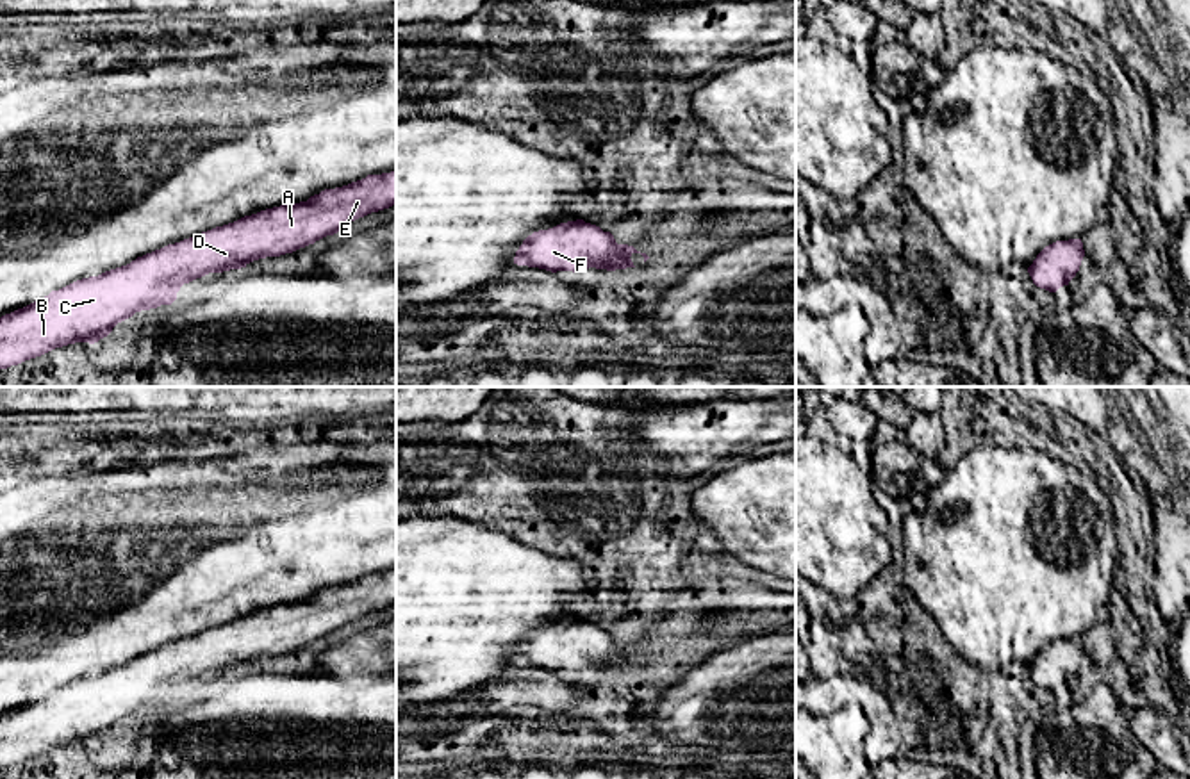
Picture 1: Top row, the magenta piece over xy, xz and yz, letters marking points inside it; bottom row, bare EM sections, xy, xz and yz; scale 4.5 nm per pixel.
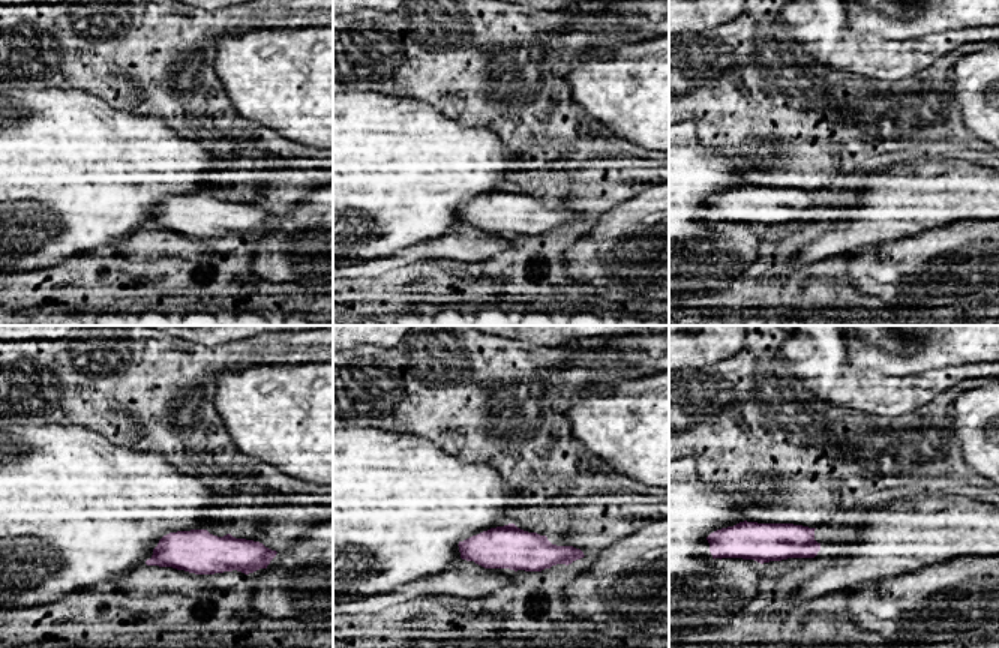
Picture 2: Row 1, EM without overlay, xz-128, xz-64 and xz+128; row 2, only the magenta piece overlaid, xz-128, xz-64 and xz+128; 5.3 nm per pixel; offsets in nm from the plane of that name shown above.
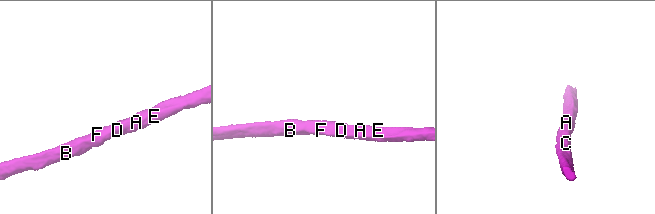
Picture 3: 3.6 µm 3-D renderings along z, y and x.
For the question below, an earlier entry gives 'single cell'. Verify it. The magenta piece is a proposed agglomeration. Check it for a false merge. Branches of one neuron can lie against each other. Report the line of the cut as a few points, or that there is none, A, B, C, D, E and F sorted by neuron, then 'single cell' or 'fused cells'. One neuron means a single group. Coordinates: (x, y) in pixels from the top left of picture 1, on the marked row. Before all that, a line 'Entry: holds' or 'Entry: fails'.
Entry: holds
cut none; groups A B C D E F; single cell

